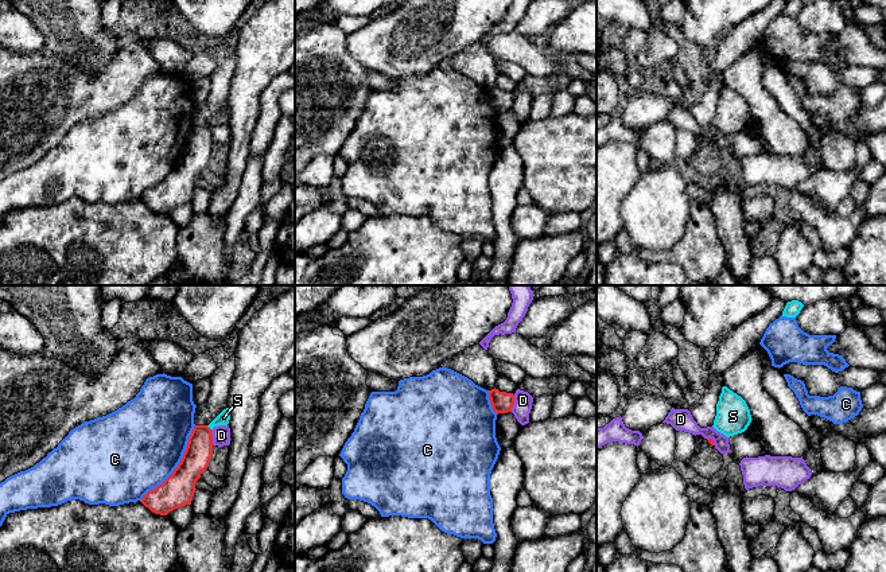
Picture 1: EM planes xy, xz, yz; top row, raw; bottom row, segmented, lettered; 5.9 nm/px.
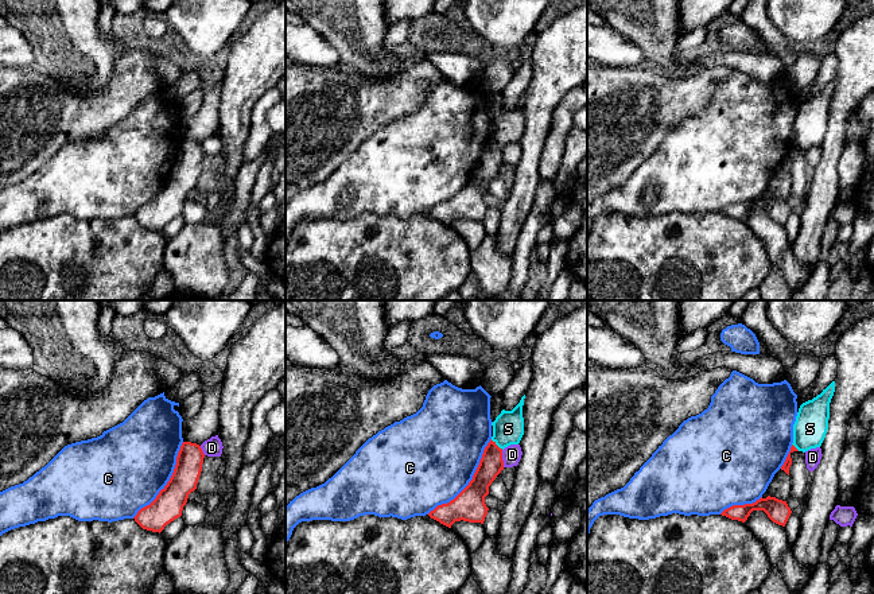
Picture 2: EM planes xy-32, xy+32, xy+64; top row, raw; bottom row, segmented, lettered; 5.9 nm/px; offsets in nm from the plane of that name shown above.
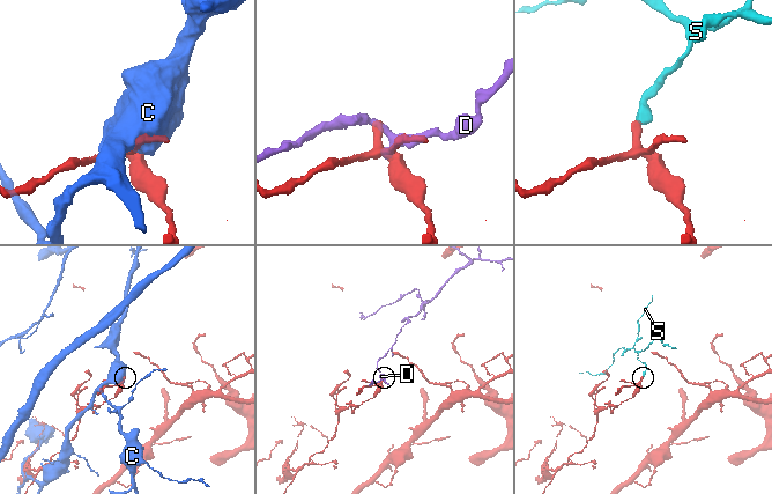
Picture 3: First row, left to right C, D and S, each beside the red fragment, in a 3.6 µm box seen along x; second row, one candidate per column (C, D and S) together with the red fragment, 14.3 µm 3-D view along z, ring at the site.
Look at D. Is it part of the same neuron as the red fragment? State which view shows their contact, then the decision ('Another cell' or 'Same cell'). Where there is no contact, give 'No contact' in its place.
Touches red in xz. Another cell

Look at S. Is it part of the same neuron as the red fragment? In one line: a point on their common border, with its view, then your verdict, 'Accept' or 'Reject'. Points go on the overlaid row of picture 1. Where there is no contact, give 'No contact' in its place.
Touches red at xy (209, 428). Reject

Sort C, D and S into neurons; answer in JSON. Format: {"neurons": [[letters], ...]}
{"neurons": [["C"], ["D"], ["S"]]}

